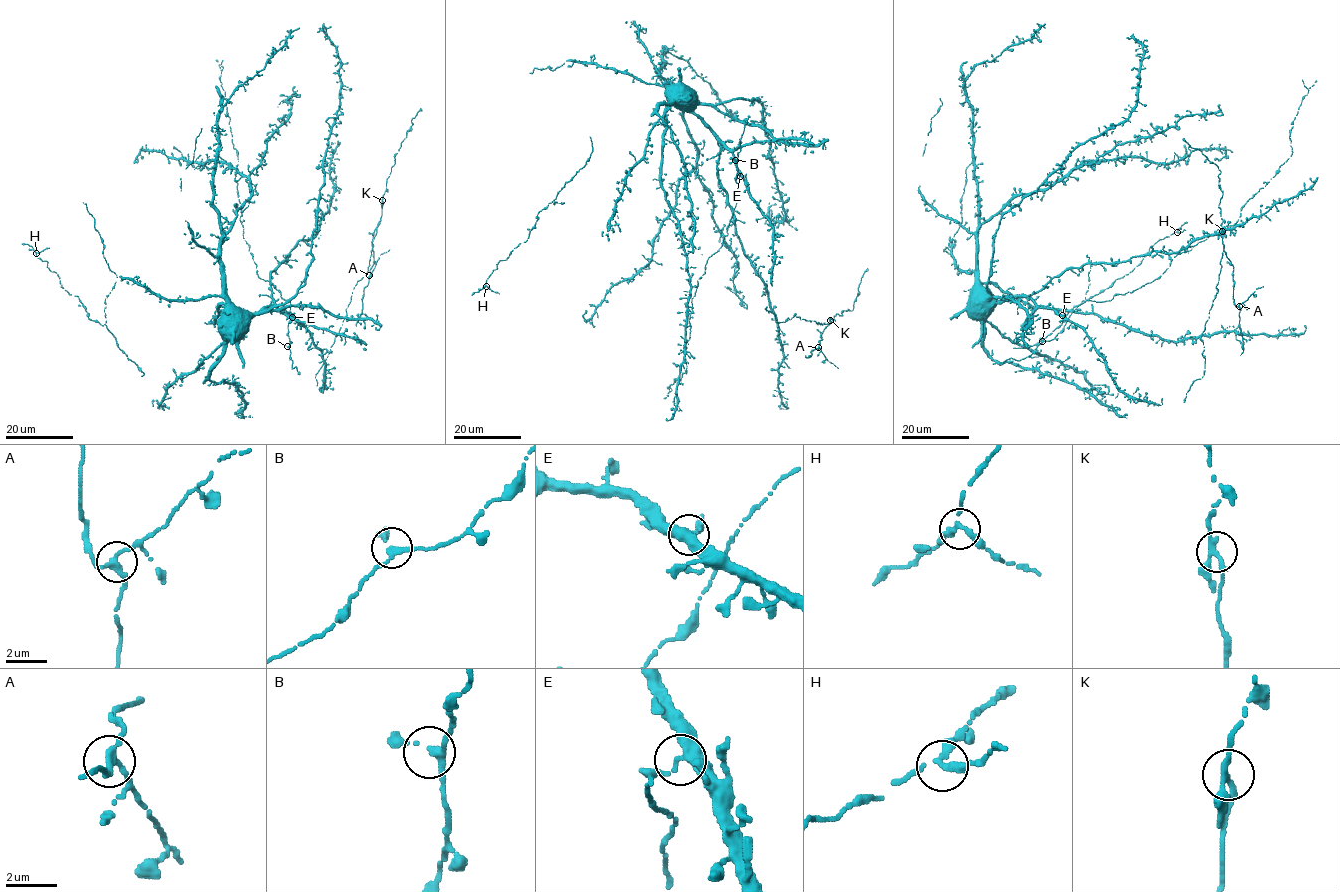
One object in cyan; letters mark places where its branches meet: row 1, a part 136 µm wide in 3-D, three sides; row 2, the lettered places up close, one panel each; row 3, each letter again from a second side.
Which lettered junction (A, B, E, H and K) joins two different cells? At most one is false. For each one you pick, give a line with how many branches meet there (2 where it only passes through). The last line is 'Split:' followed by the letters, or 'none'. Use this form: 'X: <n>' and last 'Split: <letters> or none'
K: 3
Split: K

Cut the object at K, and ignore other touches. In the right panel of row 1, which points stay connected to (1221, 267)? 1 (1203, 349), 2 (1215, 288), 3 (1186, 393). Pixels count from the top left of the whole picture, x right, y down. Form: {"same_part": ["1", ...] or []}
{"same_part": ["1", "2", "3"]}

